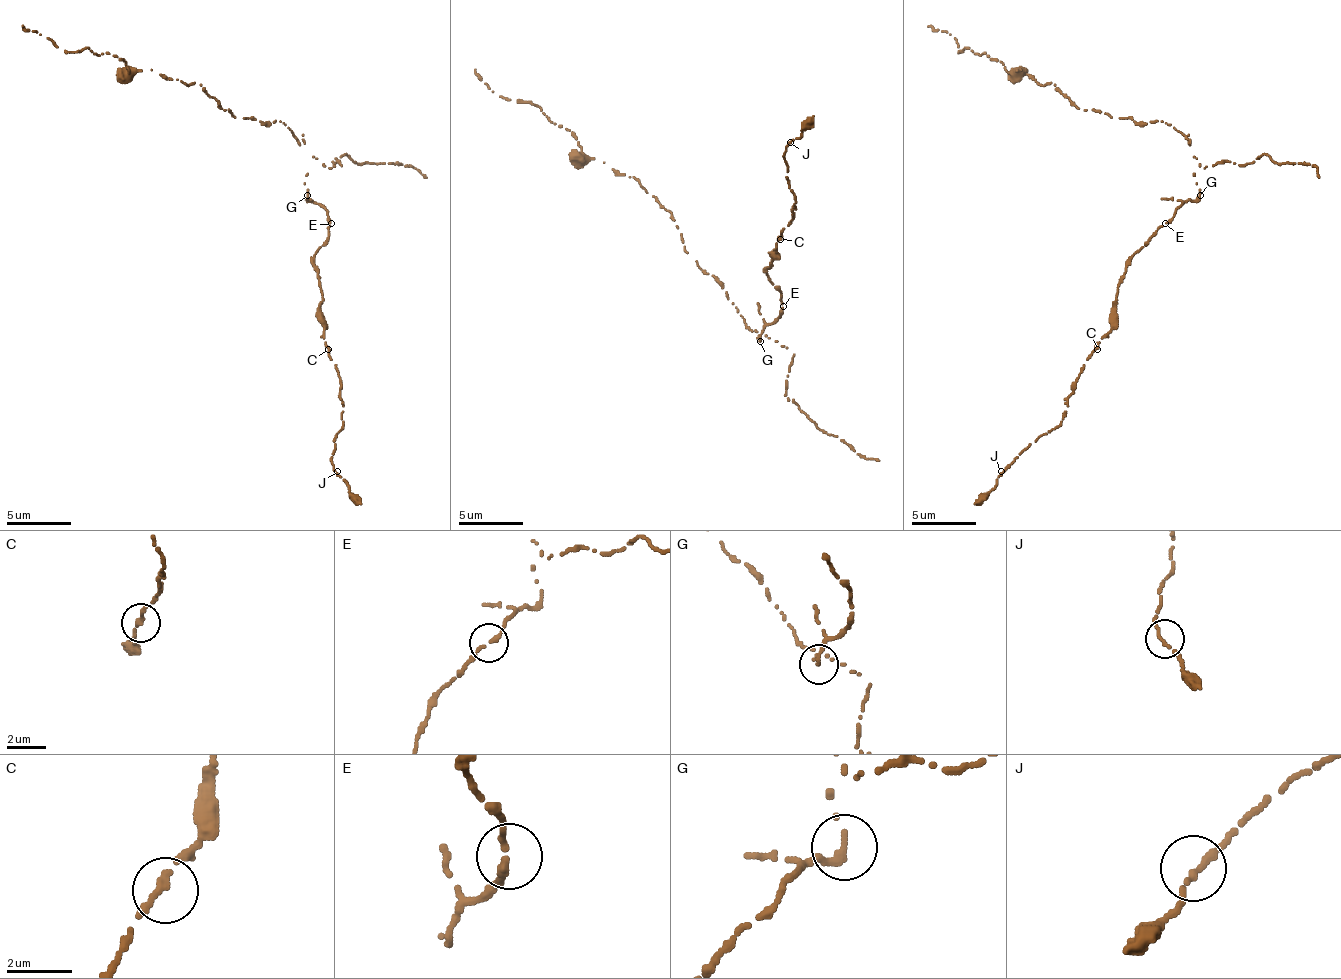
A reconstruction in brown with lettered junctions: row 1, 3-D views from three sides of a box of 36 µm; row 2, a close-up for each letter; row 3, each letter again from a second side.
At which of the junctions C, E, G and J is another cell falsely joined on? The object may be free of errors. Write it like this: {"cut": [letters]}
{"cut": ["G"]}

